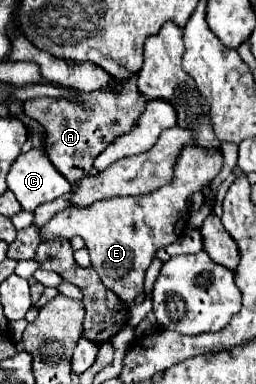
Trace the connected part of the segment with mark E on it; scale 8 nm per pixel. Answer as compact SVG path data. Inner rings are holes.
M187 145L181 149L175 161L173 181L169 185L147 195L103 199L83 209L67 207L41 227L41 241L71 239L79 235L91 255L91 267L97 271L103 285L121 297L121 301L131 303L137 293L143 291L145 269L153 261L157 249L177 241L185 231L189 221L187 197L195 191L201 191L205 183L215 179L221 167L223 155L219 151L205 151Z

